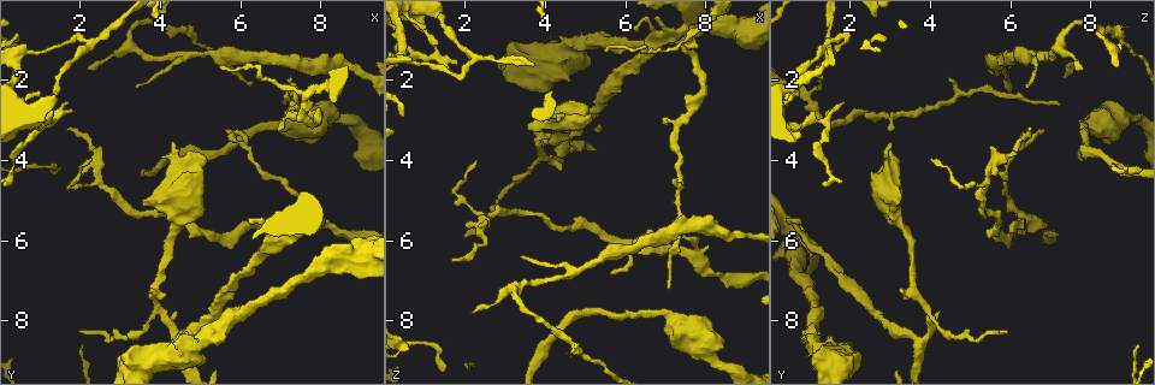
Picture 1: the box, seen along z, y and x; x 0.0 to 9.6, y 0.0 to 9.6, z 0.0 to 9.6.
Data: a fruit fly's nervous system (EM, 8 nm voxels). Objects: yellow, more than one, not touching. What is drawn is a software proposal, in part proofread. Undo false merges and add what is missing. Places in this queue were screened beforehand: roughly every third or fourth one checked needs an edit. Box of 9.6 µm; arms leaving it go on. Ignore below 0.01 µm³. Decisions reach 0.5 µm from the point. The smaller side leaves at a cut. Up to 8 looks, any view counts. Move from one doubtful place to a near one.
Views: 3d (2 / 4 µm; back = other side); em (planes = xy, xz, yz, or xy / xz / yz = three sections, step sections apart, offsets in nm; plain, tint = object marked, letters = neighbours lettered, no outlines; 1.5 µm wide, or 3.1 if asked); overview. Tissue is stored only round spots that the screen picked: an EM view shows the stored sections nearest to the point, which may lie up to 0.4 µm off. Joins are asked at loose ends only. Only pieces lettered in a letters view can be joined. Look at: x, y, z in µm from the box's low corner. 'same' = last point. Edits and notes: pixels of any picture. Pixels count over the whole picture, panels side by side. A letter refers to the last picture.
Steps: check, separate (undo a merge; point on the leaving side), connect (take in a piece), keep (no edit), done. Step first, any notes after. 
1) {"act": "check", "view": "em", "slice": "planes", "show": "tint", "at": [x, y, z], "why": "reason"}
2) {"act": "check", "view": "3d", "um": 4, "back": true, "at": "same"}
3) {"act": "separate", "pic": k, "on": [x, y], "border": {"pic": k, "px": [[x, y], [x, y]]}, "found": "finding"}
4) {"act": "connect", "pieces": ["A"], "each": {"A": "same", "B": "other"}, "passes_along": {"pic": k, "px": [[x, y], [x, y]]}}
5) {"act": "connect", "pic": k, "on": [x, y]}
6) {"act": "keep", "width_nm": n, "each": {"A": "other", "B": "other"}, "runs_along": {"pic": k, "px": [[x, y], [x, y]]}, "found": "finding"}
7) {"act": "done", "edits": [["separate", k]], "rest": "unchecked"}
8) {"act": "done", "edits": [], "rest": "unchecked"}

{"act": "check", "view": "em", "slice": "planes", "show": "letters", "at": [2.20, 1.15, 1.40], "why": "touches itself"}

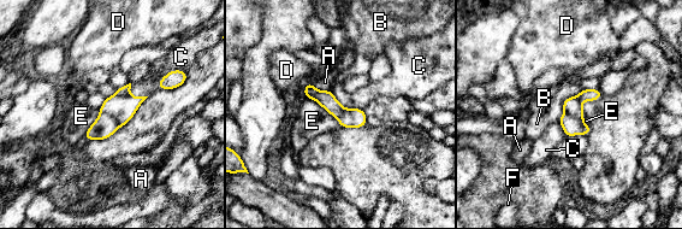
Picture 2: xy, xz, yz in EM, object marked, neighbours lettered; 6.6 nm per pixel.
{"act": "separate", "pic": 2, "on": [573, 105], "longest_contact_nm": ["E", 320], "each": {"A": "other", "B": "other", "C": "other", "D": "other", "E": "other", "F": "other"}, "border": {"pic": 2, "px": [[564, 111], [579, 121], [582, 133]]}, "found": "a second neuron is stuck on"}

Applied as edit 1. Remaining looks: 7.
{"act": "check", "view": "em", "slice": "yz", "step": 8, "show": "plain", "at": [0.85, 3.15, 0.60]}

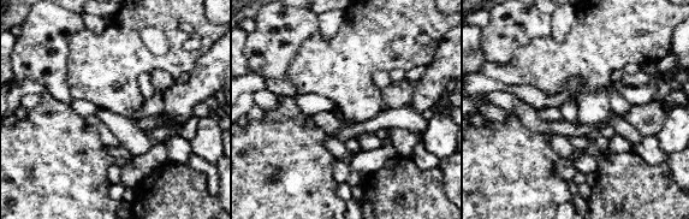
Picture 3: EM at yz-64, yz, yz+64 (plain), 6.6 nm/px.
{"act": "check", "view": "em", "slice": "yz", "step": 8, "show": "letters", "at": "same", "why": "what lies round it"}

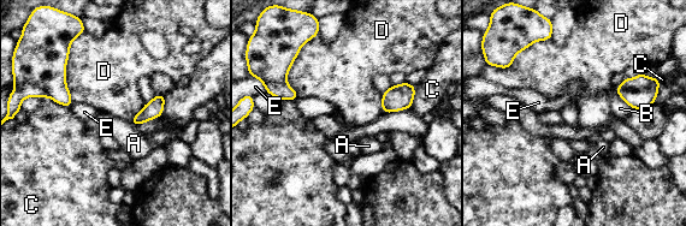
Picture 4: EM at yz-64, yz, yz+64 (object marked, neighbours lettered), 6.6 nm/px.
{"act": "keep", "each": {"A": "other", "B": "other", "C": "other", "D": "other", "E": "other"}, "border": {"pic": 4, "px": [[69, 52], [66, 87], [72, 101]]}, "found": "one neuron here"}

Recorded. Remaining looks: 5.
{"act": "check", "view": "3d", "um": 4, "at": [5.55, 1.65, 1.30], "why": "tapers out"}

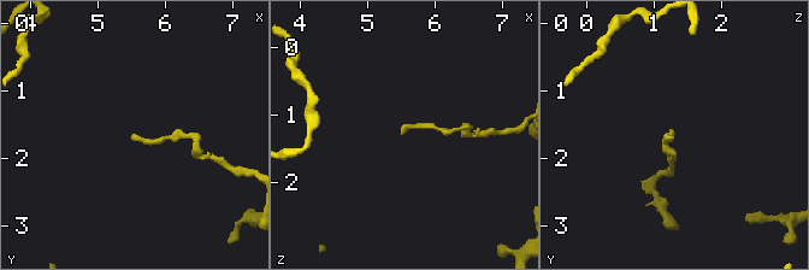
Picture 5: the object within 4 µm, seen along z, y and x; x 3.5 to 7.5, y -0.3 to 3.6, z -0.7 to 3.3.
{"act": "check", "view": "em", "slice": "yz", "step": 4, "show": "tint", "at": [5.45, 1.65, 1.30]}

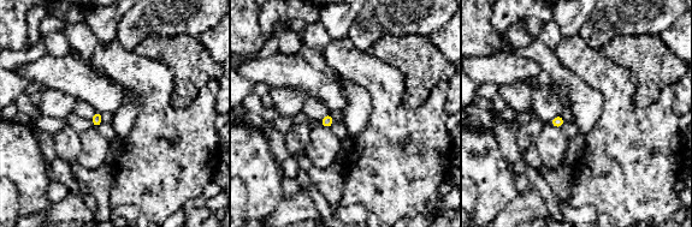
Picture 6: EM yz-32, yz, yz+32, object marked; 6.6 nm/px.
{"act": "check", "view": "em", "slice": "planes", "show": "letters", "at": "same"}

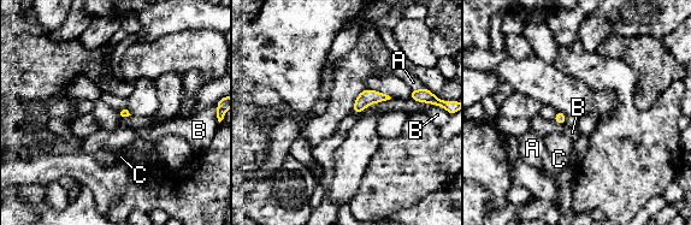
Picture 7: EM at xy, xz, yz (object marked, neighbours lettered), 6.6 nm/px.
{"act": "keep", "each": {"A": "other", "B": "other", "C": "other"}, "border": {"pic": 7, "px": [[425, 102], [429, 104]]}, "found": "none of them fits"}

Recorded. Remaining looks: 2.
{"act": "done", "edits": [["separate", 2]], "rest": "unchecked"}

